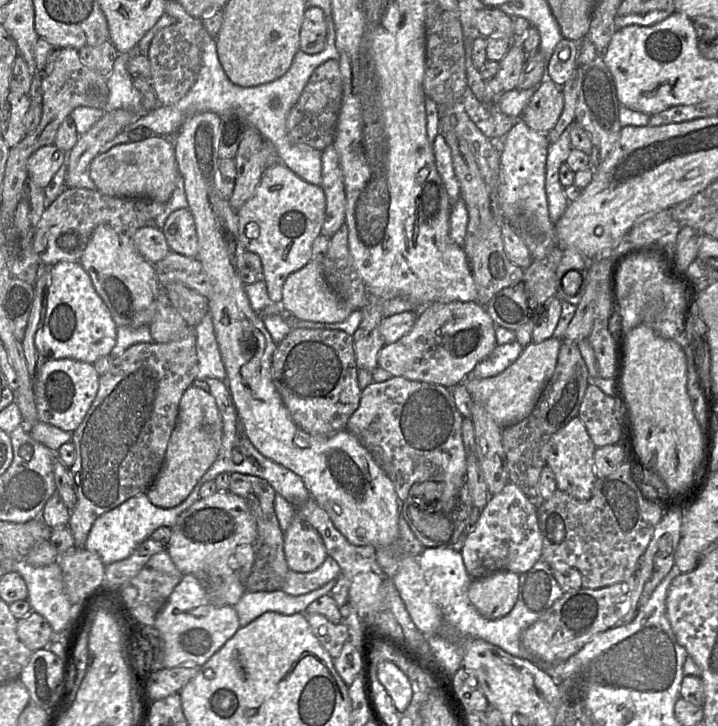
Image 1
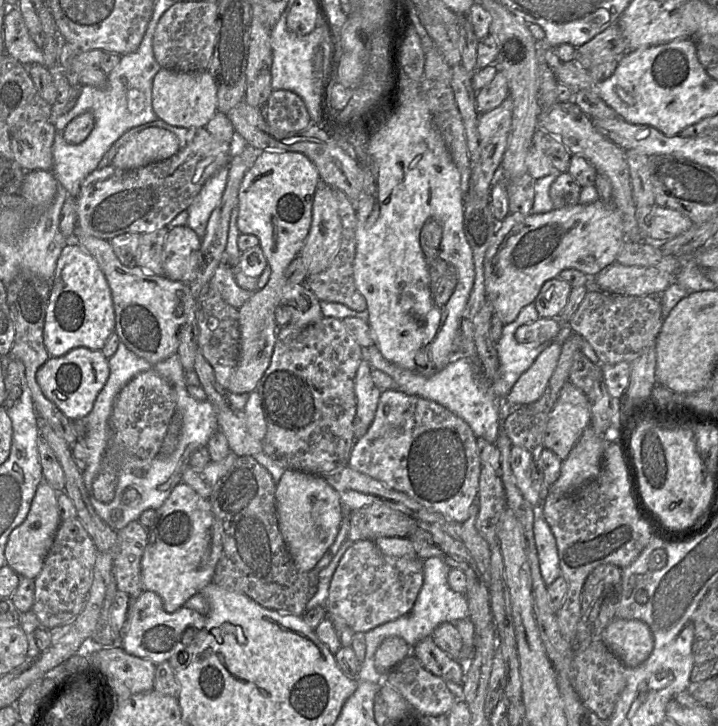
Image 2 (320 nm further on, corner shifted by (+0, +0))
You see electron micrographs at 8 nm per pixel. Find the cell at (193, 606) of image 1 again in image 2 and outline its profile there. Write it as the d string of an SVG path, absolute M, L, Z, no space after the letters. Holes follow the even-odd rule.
M144 591L129 607L126 632L121 642L125 652L133 656L150 660L160 664L184 651L182 637L187 628L203 629L206 625L206 615L181 607L177 611L168 613L163 608L162 599L153 591Z

